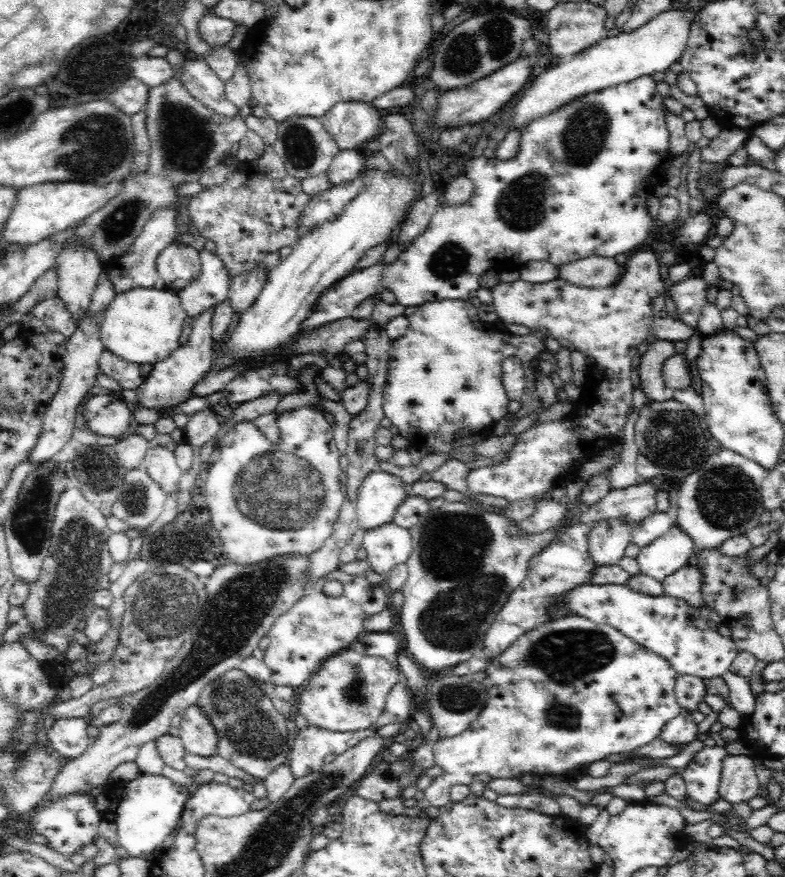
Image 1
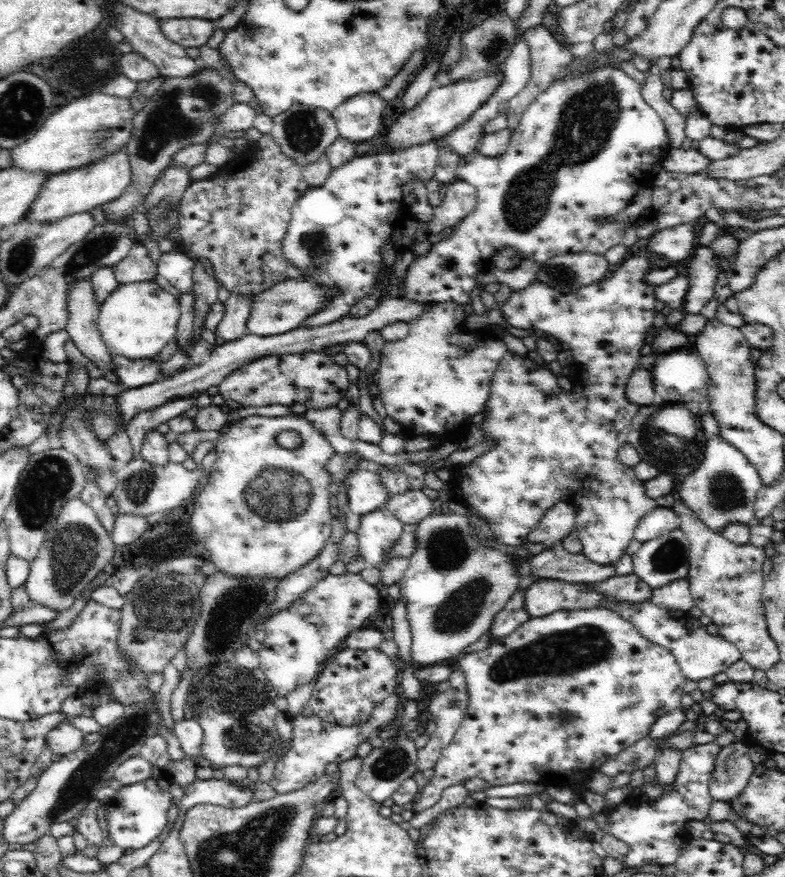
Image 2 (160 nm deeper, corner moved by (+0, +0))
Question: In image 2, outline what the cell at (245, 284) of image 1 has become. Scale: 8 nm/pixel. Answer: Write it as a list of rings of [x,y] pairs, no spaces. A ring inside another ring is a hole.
[[[236,294],[236,296],[230,296],[223,303],[222,320],[216,324],[216,330],[214,331],[216,337],[226,343],[248,335],[246,320],[248,320],[248,314],[250,314],[250,302],[252,302],[252,296]]]

